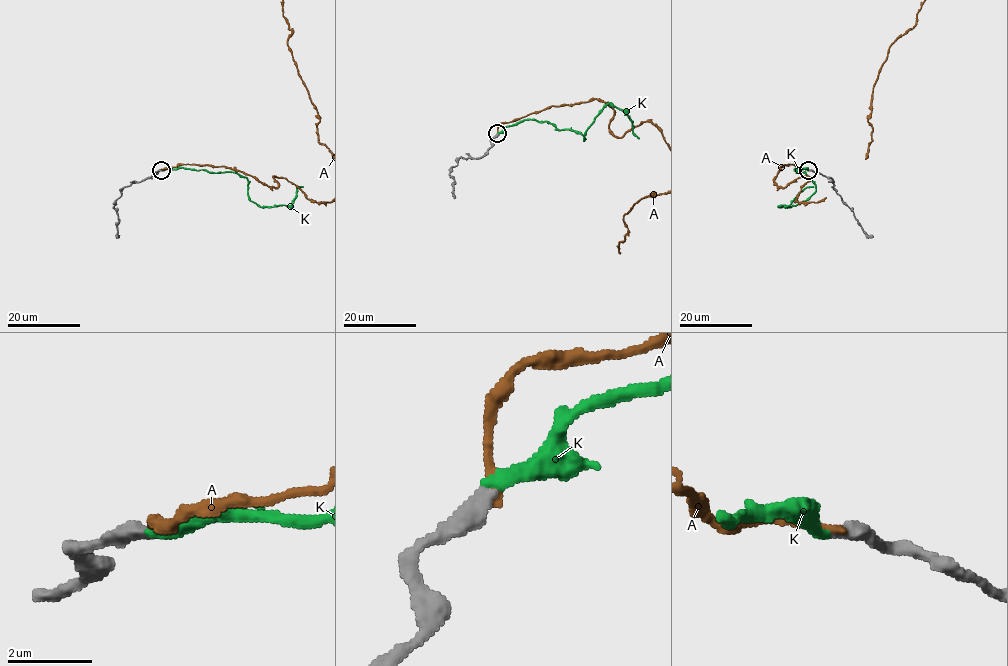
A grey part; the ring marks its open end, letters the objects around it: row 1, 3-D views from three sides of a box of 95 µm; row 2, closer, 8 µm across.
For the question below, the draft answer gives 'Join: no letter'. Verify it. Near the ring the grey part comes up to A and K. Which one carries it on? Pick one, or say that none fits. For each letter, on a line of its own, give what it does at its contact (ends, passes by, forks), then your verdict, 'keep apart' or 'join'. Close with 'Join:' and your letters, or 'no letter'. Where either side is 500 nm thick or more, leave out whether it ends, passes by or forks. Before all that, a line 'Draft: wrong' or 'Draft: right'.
Draft: wrong
A: it ends; keep apart
K: it ends; join
Join: K

